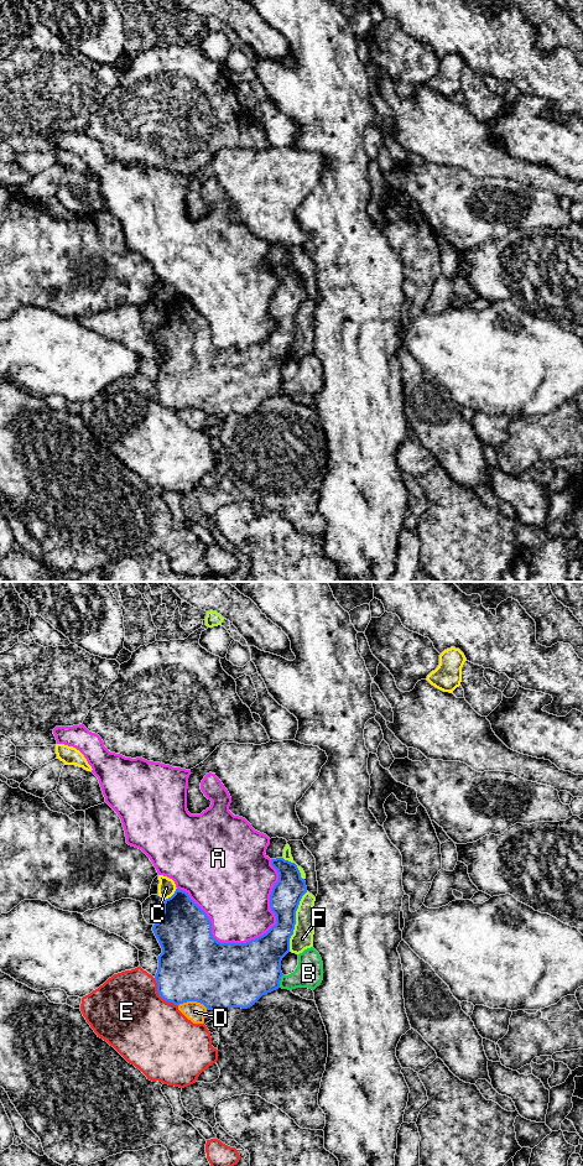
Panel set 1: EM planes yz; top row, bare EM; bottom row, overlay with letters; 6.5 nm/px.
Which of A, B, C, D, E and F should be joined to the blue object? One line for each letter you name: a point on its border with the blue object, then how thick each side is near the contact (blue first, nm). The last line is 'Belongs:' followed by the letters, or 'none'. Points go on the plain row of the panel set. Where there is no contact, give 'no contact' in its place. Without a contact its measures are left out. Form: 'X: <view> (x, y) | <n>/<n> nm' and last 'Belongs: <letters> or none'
Belongs: none

